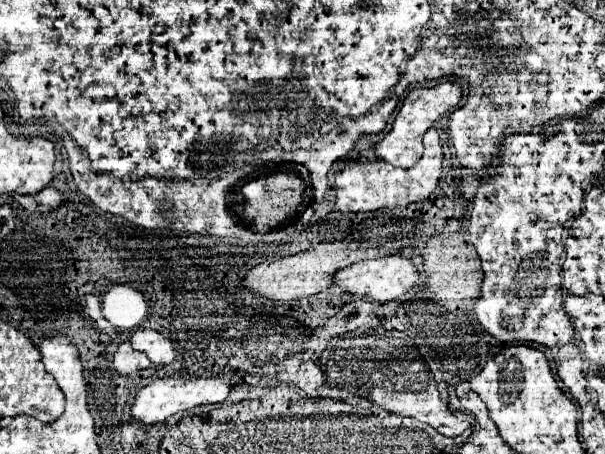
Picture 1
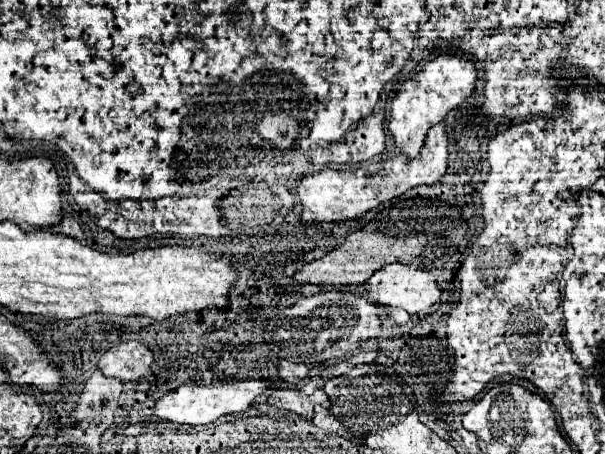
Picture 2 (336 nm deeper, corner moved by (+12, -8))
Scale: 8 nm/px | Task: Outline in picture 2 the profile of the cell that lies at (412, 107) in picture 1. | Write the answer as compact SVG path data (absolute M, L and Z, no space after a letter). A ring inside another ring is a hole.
M440 55L430 61L422 71L418 71L410 81L402 85L398 95L392 99L392 111L388 121L388 131L394 139L394 145L406 155L416 157L426 131L440 123L452 109L456 109L472 93L476 81L476 67L466 57L458 55Z

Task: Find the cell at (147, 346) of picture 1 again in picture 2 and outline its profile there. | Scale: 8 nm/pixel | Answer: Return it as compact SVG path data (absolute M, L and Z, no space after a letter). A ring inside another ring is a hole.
M126 341L114 345L106 351L98 363L106 377L116 377L120 381L138 381L152 367L152 351L138 341Z

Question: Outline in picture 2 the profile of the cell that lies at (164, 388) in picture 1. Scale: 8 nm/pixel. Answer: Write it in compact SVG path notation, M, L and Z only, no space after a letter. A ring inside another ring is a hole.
M248 379L248 381L238 381L232 385L180 385L174 391L164 393L156 405L154 405L154 415L164 419L164 421L172 421L172 423L188 423L188 425L206 425L212 423L216 419L220 419L222 415L230 415L230 413L242 413L250 407L250 403L254 401L254 397L258 397L260 393L264 393L270 385L262 379Z

